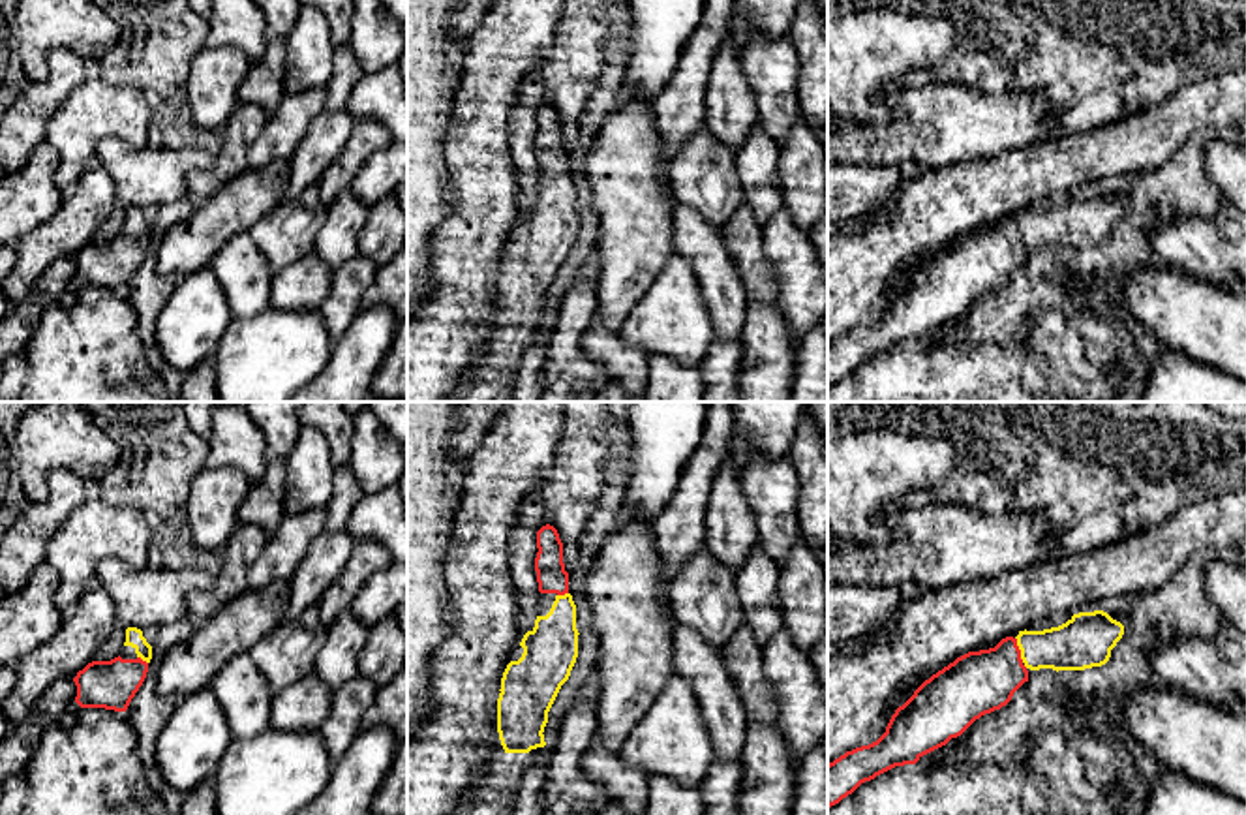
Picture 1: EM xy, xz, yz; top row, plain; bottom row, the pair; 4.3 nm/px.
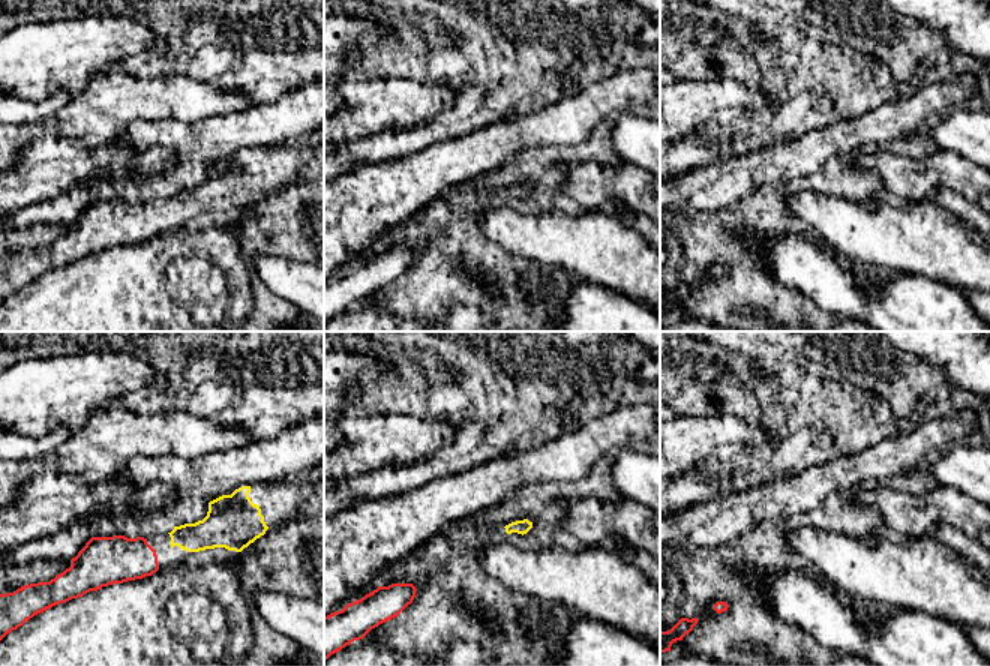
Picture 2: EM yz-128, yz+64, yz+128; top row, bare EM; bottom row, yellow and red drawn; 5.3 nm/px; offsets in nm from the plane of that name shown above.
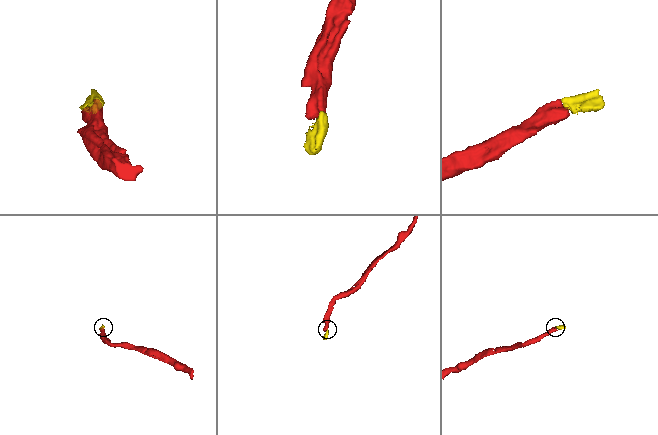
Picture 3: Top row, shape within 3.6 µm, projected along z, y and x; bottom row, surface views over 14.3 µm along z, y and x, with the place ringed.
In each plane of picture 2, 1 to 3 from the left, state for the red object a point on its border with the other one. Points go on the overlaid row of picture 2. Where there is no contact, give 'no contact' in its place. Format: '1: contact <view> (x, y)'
1: no contact
2: no contact
3: no contact

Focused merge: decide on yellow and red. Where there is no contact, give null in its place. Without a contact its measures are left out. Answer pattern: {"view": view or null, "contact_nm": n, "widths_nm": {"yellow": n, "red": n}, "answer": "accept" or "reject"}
{"view": "yz", "contact_nm": 120, "widths_nm": {"yellow": 220, "red": 280}, "answer": "accept"}

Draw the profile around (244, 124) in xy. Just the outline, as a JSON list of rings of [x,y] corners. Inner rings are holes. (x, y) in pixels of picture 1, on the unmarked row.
[[[238,101],[221,130],[223,143],[216,154],[216,163],[190,173],[190,190],[186,197],[193,208],[250,165],[248,148],[255,143],[266,118],[268,115],[261,107]]]

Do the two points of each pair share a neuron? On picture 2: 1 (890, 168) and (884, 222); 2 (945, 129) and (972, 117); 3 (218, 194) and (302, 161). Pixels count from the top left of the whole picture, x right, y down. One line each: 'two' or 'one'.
1: two
2: one
3: one

